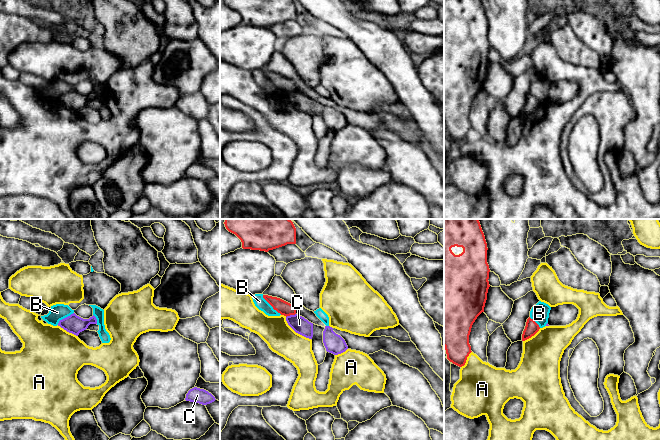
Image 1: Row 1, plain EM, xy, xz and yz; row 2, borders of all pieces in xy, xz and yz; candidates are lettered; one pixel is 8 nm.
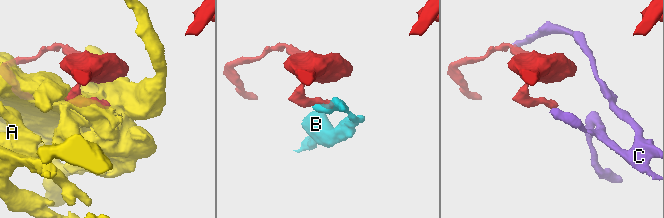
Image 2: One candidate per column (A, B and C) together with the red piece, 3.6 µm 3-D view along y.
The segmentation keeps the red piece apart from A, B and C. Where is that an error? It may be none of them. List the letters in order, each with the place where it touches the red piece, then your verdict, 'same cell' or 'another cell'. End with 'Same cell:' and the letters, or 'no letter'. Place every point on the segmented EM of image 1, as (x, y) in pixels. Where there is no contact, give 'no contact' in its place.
A: yz (531, 336) | another cell
B: xz (271, 305) | another cell
C: xz (290, 314) | another cell
Same cell: no letter

